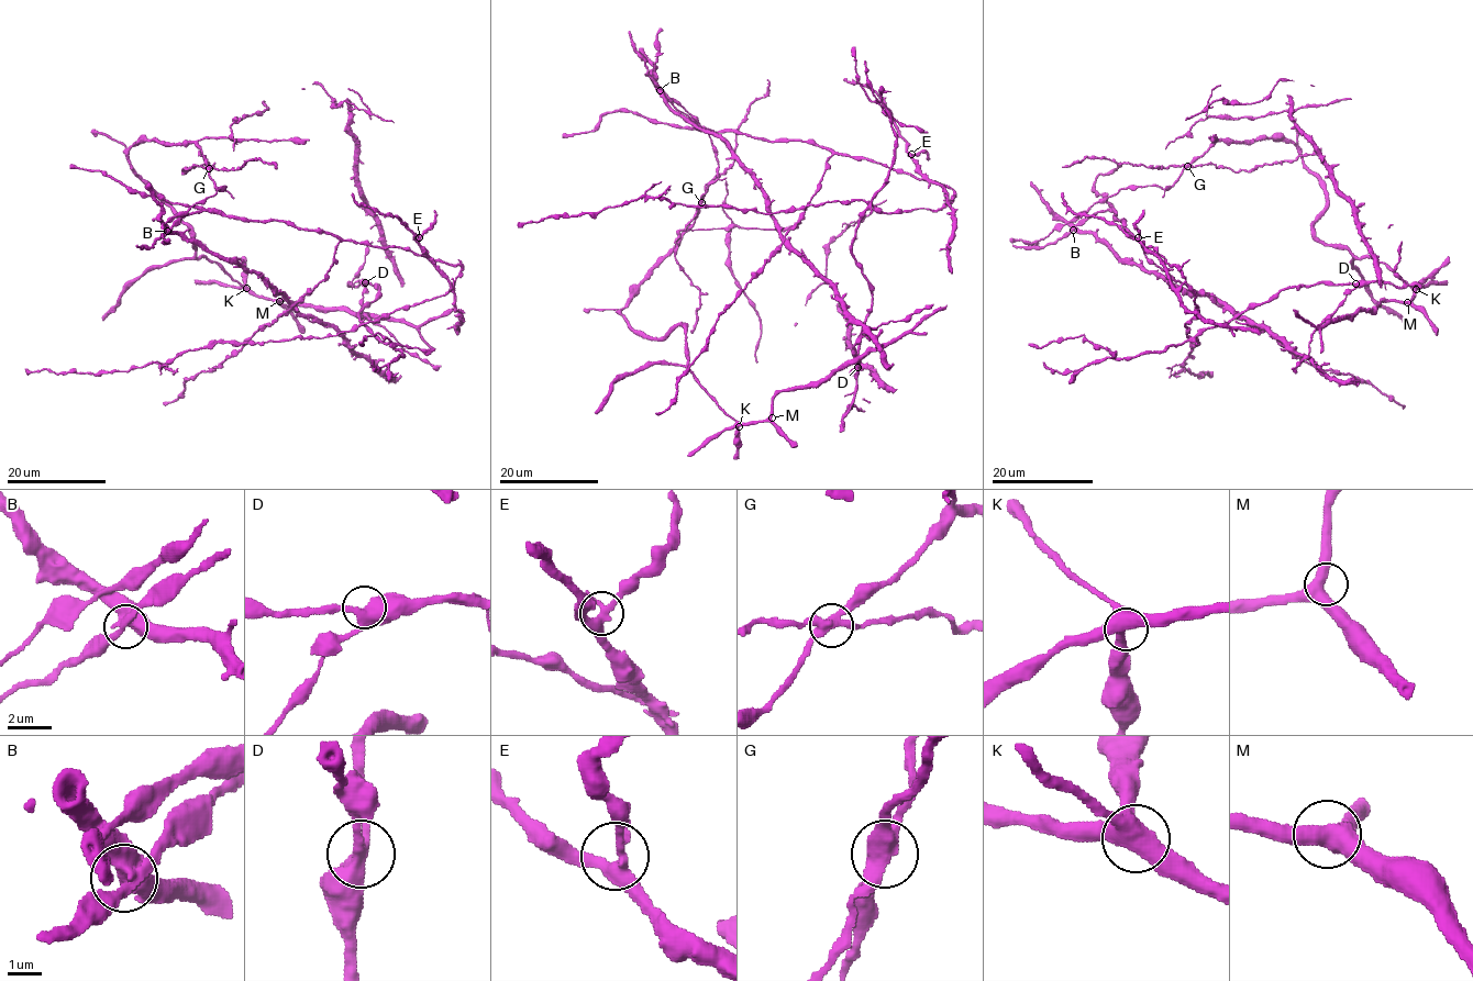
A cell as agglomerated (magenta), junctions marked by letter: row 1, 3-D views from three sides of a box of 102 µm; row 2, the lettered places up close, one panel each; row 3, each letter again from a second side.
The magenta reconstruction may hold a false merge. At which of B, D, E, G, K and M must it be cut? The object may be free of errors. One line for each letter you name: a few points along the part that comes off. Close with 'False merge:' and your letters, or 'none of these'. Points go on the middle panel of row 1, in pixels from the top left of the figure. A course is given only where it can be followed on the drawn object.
G: foreign part runs (701, 202), (696, 215), (679, 232), (675, 242), (679, 268), (700, 294), (696, 325), (691, 333)
False merge: G

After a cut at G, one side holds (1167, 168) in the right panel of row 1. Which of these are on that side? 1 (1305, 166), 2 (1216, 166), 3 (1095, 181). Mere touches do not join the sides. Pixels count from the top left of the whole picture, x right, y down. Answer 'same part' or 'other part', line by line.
1: other part
2: same part
3: other part

